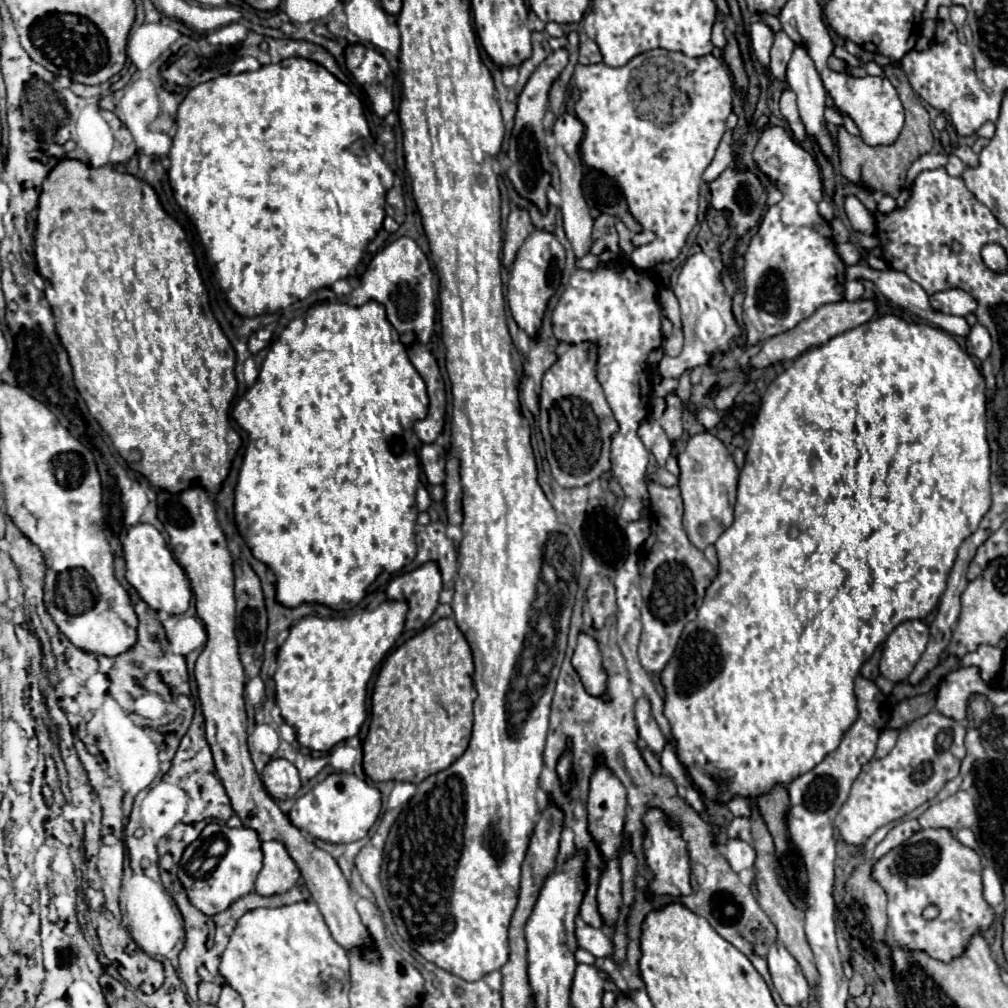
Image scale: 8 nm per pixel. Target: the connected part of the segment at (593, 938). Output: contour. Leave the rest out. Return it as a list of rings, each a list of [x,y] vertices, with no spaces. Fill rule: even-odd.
[[[588,924],[586,926],[578,926],[576,928],[576,942],[578,942],[580,948],[588,950],[596,958],[612,956],[612,942],[610,942],[610,938],[602,930],[596,930],[594,926],[588,926]]]

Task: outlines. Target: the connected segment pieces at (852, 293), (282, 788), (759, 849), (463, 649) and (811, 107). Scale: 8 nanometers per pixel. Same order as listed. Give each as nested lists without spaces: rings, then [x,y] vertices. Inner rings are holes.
[[[854,280],[854,282],[846,282],[846,300],[854,302],[854,300],[860,300],[864,294],[864,286],[862,282]]]
[[[274,758],[266,764],[262,772],[262,782],[274,800],[292,798],[300,790],[300,776],[296,766],[282,758]]]
[[[752,810],[752,836],[754,836],[754,850],[756,850],[756,862],[754,862],[754,870],[756,870],[756,878],[754,878],[754,886],[756,886],[756,900],[758,904],[762,906],[762,910],[770,916],[770,920],[774,922],[774,926],[778,928],[778,940],[786,946],[786,950],[796,958],[796,962],[800,964],[806,980],[810,986],[816,988],[816,982],[820,980],[820,976],[816,974],[816,962],[812,958],[812,950],[808,946],[808,940],[806,940],[806,934],[804,934],[804,916],[800,910],[796,910],[790,902],[790,898],[786,896],[786,892],[782,890],[782,886],[778,884],[778,878],[776,878],[776,872],[774,872],[774,862],[776,862],[776,852],[774,852],[774,842],[772,842],[772,836],[762,820],[762,816]]]
[[[440,618],[426,630],[412,636],[408,642],[404,642],[384,660],[372,690],[370,730],[362,744],[364,772],[370,780],[420,784],[428,776],[446,770],[464,754],[472,734],[472,704],[476,700],[472,672],[472,652],[454,618]]]
[[[798,46],[792,54],[792,60],[790,60],[788,72],[786,72],[786,82],[798,96],[798,110],[800,110],[800,118],[806,128],[806,134],[816,140],[820,152],[826,158],[832,158],[834,140],[832,140],[832,134],[826,128],[826,120],[824,120],[826,90],[822,86],[822,80],[816,72],[808,52],[802,46]]]

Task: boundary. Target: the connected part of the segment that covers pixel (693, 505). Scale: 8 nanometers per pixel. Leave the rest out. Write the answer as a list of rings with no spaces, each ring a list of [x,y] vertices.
[[[698,432],[690,436],[684,452],[678,454],[680,466],[680,492],[684,500],[684,530],[690,542],[704,550],[714,544],[718,536],[732,524],[734,520],[734,502],[736,502],[736,486],[738,486],[738,468],[726,450],[726,446],[710,432]]]

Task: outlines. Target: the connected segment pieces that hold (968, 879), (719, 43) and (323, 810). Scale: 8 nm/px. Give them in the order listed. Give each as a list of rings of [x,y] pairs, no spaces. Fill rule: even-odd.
[[[920,830],[904,844],[890,850],[884,858],[876,860],[872,866],[872,878],[880,882],[888,894],[888,928],[896,946],[902,950],[920,950],[930,958],[940,962],[950,962],[964,954],[972,936],[982,934],[990,928],[994,920],[992,906],[982,896],[982,864],[978,854],[972,848],[962,846],[950,830]],[[930,904],[940,908],[940,914],[934,920],[924,920],[922,910]]]
[[[715,22],[712,28],[711,40],[714,47],[723,49],[726,45],[726,38],[724,36],[725,25],[722,22]]]
[[[336,772],[304,796],[300,796],[288,812],[288,818],[300,832],[310,838],[318,838],[332,844],[356,842],[368,834],[380,814],[380,806],[380,792],[374,786],[356,778],[354,774]]]

